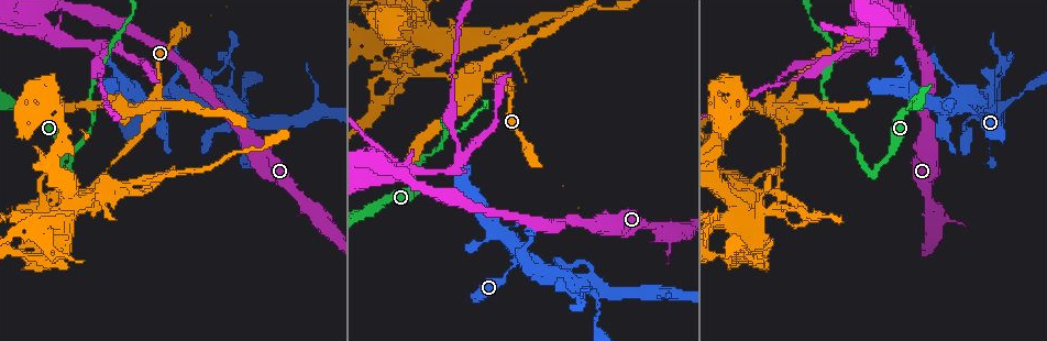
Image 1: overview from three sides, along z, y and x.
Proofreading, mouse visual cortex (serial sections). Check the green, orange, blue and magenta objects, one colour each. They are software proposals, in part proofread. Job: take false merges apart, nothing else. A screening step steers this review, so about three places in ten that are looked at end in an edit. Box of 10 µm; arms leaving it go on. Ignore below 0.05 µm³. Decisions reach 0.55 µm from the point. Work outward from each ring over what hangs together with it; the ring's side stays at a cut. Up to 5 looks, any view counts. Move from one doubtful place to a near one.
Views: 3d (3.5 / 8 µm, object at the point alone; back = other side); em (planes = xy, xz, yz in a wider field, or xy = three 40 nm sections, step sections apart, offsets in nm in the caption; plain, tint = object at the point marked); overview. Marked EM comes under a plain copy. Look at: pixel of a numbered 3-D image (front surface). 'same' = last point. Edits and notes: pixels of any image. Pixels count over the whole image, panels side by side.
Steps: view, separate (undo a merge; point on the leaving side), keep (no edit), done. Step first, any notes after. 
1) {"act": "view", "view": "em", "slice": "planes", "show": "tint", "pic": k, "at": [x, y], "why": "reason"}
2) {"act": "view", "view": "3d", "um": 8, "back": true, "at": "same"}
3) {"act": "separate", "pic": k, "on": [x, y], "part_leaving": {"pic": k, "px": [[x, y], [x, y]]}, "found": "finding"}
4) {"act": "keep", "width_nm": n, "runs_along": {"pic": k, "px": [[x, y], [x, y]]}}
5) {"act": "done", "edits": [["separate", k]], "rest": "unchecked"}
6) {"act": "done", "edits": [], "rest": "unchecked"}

{"act": "view", "view": "3d", "um": 3.5, "back": true, "pic": 1, "at": [962, 105], "why": "small branch off a trunk"}

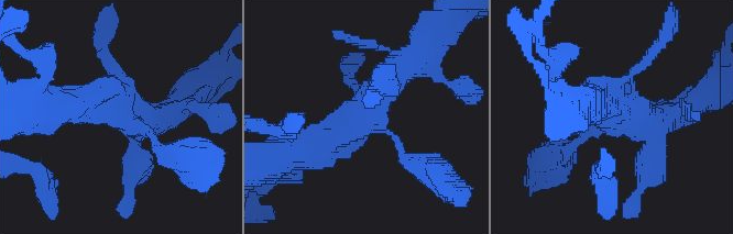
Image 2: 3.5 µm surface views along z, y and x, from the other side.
{"act": "view", "view": "em", "slice": "planes", "show": "tint", "pic": 2, "at": [612, 120], "arms": 4, "arm_widths_nm": [150, 150, 400, 500]}

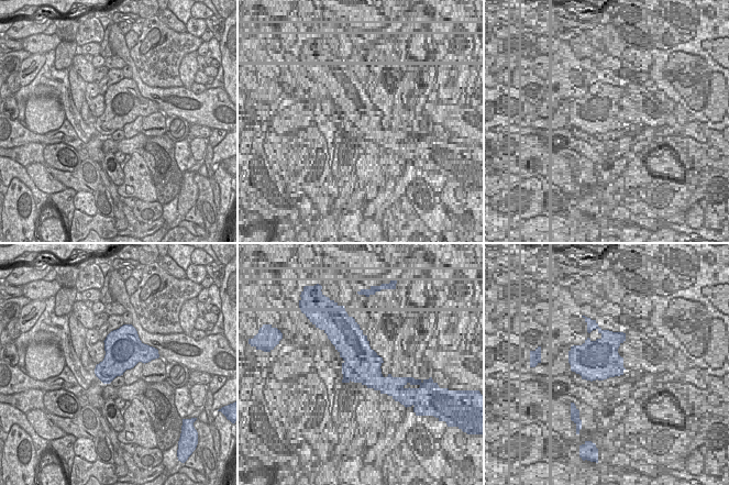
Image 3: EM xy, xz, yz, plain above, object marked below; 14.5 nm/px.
{"act": "keep", "runs_along": {"pic": 2, "px": [[171, 148], [110, 104], [66, 104]]}, "found": "continuous, no second cell"}

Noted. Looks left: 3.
{"act": "view", "view": "3d", "um": 3.5, "pic": 1, "at": [595, 291], "why": "small branch off a trunk"}

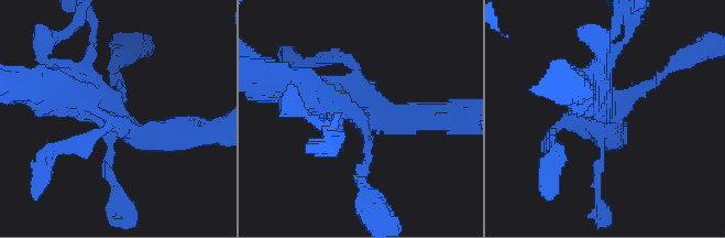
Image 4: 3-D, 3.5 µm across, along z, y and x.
{"act": "view", "view": "em", "slice": "xy", "step": 1, "show": "tint", "pic": 4, "at": [606, 115], "why": "now the EM"}

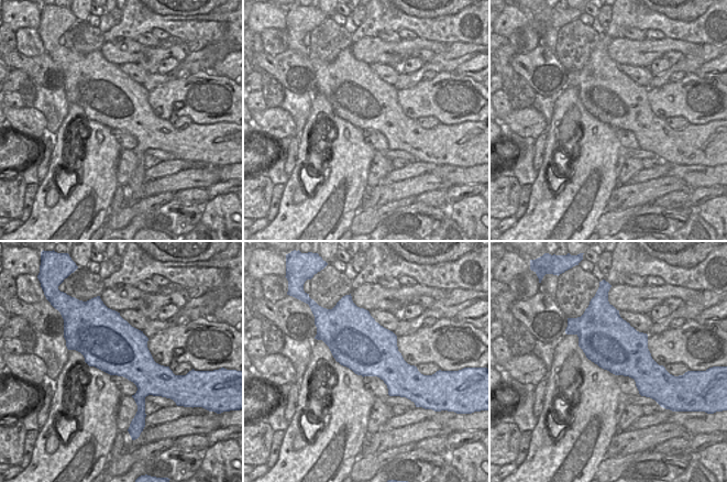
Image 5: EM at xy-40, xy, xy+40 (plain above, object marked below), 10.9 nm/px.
{"act": "keep", "runs_along": {"pic": 4, "px": [[48, 89], [140, 137], [177, 133]]}, "found": "all the same cell"}

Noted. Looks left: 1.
{"act": "done", "edits": [], "rest": "unchecked"}

